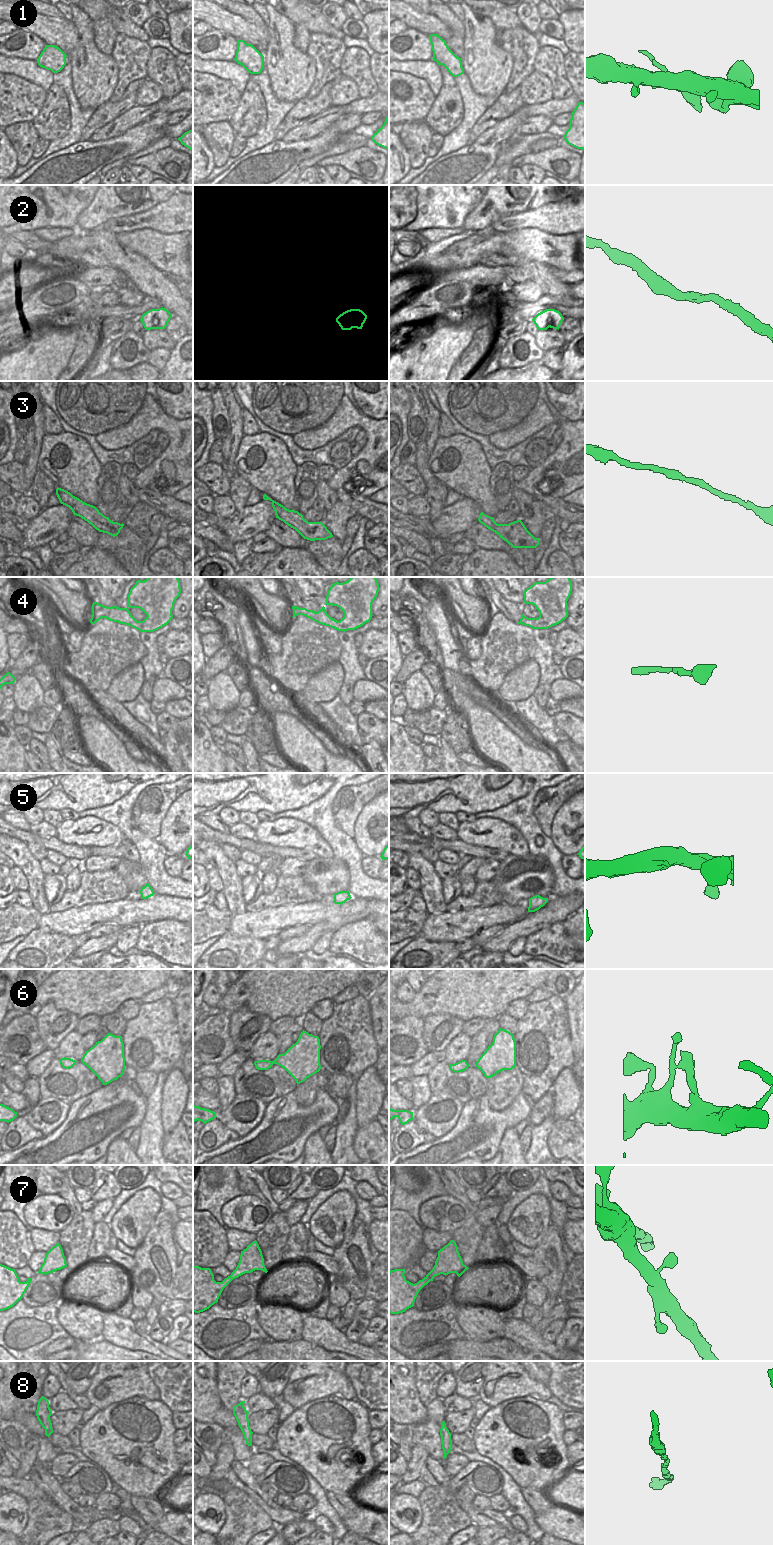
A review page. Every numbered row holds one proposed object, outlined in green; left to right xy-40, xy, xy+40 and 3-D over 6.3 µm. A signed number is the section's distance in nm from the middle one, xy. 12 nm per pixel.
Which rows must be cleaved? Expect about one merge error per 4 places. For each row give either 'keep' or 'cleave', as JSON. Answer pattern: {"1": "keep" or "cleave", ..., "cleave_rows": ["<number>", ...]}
{"1": "keep", "2": "keep", "3": "keep", "4": "keep", "5": "keep", "6": "keep", "7": "keep", "8": "keep", "cleave_rows": []}

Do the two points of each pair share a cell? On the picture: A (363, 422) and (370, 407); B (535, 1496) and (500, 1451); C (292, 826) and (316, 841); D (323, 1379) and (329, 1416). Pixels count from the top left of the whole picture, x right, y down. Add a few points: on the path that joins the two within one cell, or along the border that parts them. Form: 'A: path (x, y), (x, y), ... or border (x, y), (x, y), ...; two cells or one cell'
A: border (356, 407), (365, 415), (378, 420); two cells
B: border (521, 1487), (531, 1487), (543, 1492); two cells
C: path (298, 832), (310, 839); one cell
D: border (349, 1399), (329, 1394), (311, 1400), (304, 1405); two cells

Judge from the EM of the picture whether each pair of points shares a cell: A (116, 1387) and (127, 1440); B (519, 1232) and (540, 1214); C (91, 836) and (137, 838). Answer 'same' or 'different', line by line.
A: different
B: same
C: different

